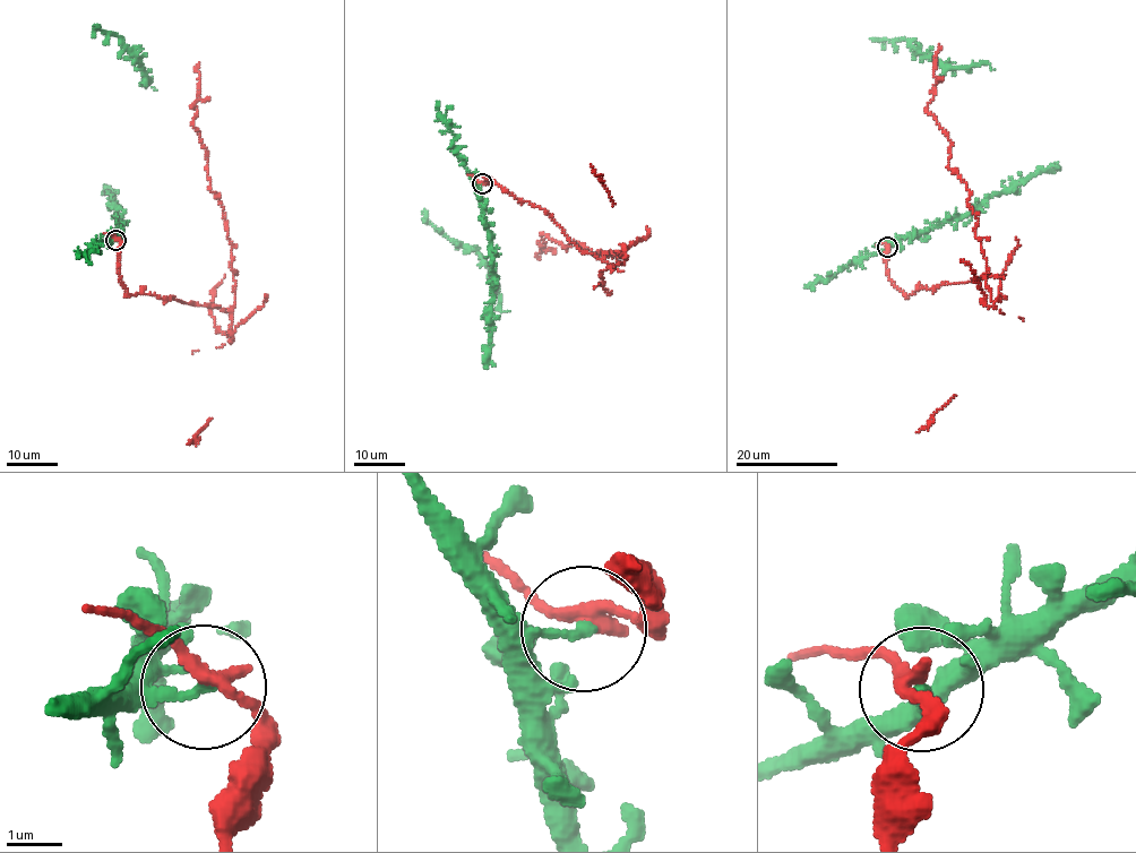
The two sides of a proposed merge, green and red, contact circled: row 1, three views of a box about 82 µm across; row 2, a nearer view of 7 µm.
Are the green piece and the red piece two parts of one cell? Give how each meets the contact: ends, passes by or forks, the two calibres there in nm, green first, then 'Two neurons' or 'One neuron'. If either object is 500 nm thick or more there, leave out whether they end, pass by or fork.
At the ring green ends. At the ring red passes by. Thickness 170 nm (green) against 240 nm. Two neurons

